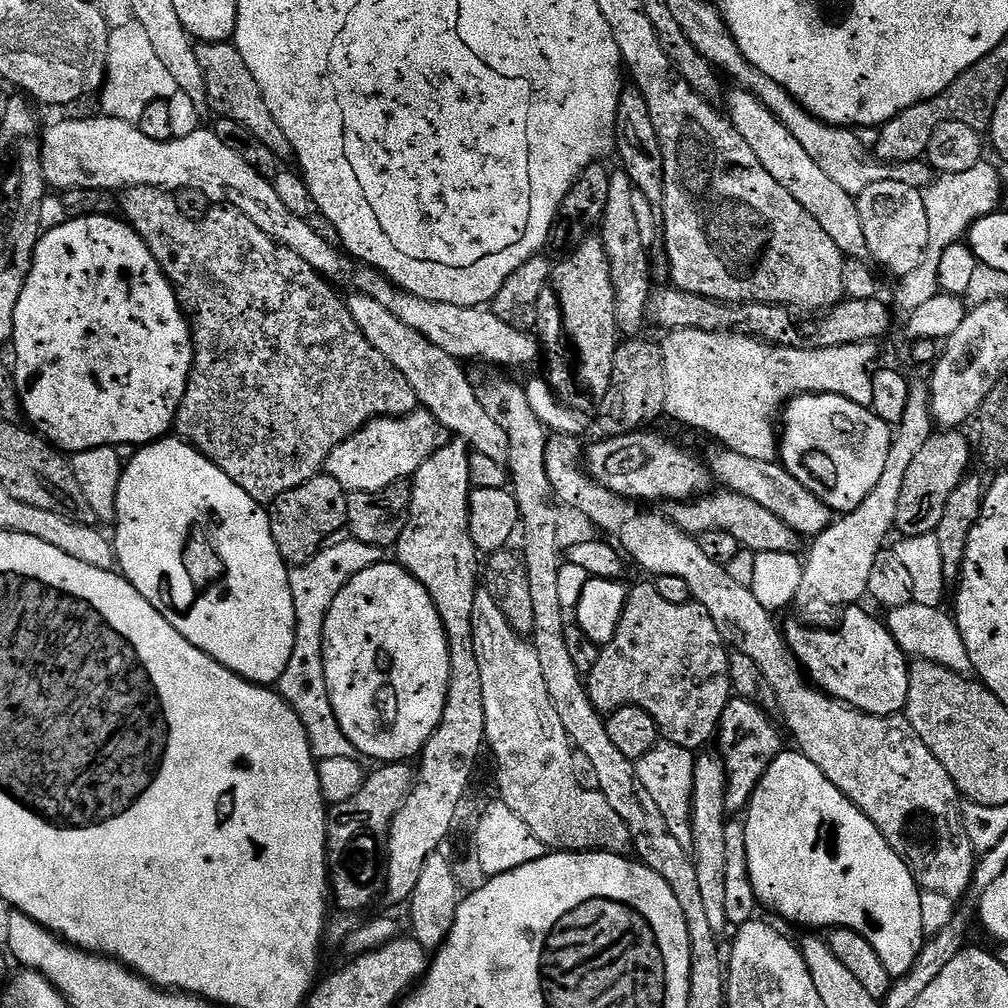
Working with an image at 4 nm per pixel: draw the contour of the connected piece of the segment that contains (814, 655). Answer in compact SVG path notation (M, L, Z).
M860 606L847 609L835 630L795 622L786 628L788 651L795 656L807 679L827 696L871 716L903 713L907 706L909 661L887 627L862 609Z

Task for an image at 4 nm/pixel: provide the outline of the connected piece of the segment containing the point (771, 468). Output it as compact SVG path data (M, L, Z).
M720 446L717 452L706 456L715 481L729 492L737 492L753 499L757 504L766 507L786 523L793 531L804 538L815 538L832 523L834 513L810 489L802 486L798 478L789 474L783 464L776 460L759 460L746 458L746 454L738 454L734 450Z

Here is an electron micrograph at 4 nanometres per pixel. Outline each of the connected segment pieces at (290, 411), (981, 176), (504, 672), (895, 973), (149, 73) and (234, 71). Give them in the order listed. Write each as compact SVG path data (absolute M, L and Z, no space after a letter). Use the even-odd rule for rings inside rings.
M136 186L127 189L123 196L123 219L140 235L142 242L146 242L150 254L154 254L158 266L176 289L176 300L184 315L188 317L188 326L192 329L192 369L188 375L184 397L176 411L175 435L201 452L207 460L214 462L214 466L218 466L218 470L222 470L226 478L242 486L242 490L246 490L250 498L254 498L259 504L271 505L272 501L282 494L310 482L310 478L321 475L331 452L359 428L380 416L408 416L417 411L418 401L414 390L410 390L410 382L406 382L406 378L402 378L402 374L398 374L398 370L394 370L394 366L390 366L390 362L386 362L386 358L382 358L382 354L374 350L370 342L366 342L362 330L348 312L347 303L342 296L340 300L339 294L336 293L339 291L307 262L298 258L294 250L282 246L277 240L270 238L270 234L258 230L258 226L254 226L254 222L250 222L246 214L242 214L237 208L216 206L209 211L206 219L191 220L182 215L182 210L178 210L178 202L171 191L154 186Z
M981 162L970 166L970 170L962 170L962 174L940 174L933 179L922 195L926 206L926 222L930 226L928 249L924 252L924 261L909 276L899 281L900 289L896 292L896 300L911 310L922 306L922 302L930 302L940 292L938 282L938 262L942 262L942 254L950 246L965 239L966 233L974 222L997 211L1000 204L1000 172L989 162Z
M487 590L477 591L474 598L472 625L474 626L474 654L478 654L478 671L482 673L482 706L486 706L484 739L487 751L492 751L492 760L496 763L496 788L500 791L499 799L506 806L510 806L510 810L514 810L514 814L518 814L518 818L522 818L522 822L526 822L526 826L530 826L534 838L542 841L545 849L562 852L627 853L632 847L632 839L630 838L630 830L626 830L626 822L622 822L622 818L618 818L618 814L614 814L614 806L610 806L610 802L606 802L606 798L599 790L586 790L582 786L578 786L578 782L574 778L570 738L562 726L562 718L558 718L558 710L554 710L554 702L550 702L550 690L546 690L546 678L542 678L542 665L538 662L536 649L506 622L506 614L502 614L502 610L498 610L498 602L494 602L494 598L490 598Z
M798 750L791 751L781 751L780 755L774 758L774 762L758 782L752 800L748 804L746 809L748 821L742 824L742 831L746 834L750 882L754 886L757 901L763 907L765 904L766 907L773 908L784 920L805 924L808 930L849 928L862 934L866 938L866 942L870 942L870 946L874 946L874 950L878 950L878 958L882 958L882 966L886 966L888 973L894 978L904 976L914 966L918 954L924 949L926 943L922 926L922 902L920 901L922 889L920 885L910 874L904 859L886 842L886 838L878 830L878 826L874 826L874 822L870 822L870 818L866 818L866 814L862 814L862 810L858 810L858 806L854 806L854 802L850 802L850 798L846 798L842 794L842 790L838 790L838 786L834 786L834 782L830 782L830 778L826 778L826 774L822 774L822 770L818 770L818 766L814 766L814 762L810 762L810 758L806 758Z
M137 22L118 26L108 33L108 75L104 78L104 87L98 99L104 103L103 115L119 120L138 122L142 110L155 100L168 100L177 92L177 86L170 72L158 58L153 43L149 41L146 30Z
M197 43L196 54L199 65L205 72L206 94L208 95L209 109L221 120L238 122L238 126L246 126L258 142L270 146L277 161L284 162L292 156L292 143L282 134L282 126L274 122L274 114L270 114L270 106L266 106L266 98L262 98L262 90L258 90L258 82L254 82L254 74L250 74L242 54L238 54L235 43L223 44Z

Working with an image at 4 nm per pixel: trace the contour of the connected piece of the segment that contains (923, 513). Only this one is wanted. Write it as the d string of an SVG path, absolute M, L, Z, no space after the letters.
M944 430L933 436L918 450L914 462L910 462L910 470L906 470L906 479L902 481L902 495L898 497L898 514L895 531L901 537L917 536L927 532L935 532L938 522L942 522L942 514L946 510L946 501L950 494L969 475L974 460L974 448L960 430Z

